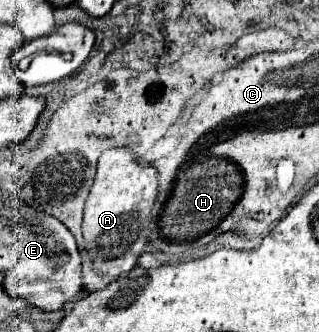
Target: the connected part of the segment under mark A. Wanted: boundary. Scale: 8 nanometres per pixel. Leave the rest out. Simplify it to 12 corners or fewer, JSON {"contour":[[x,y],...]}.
{"contour":[[99,157],[85,201],[95,273],[123,277],[153,229],[157,171]]}

